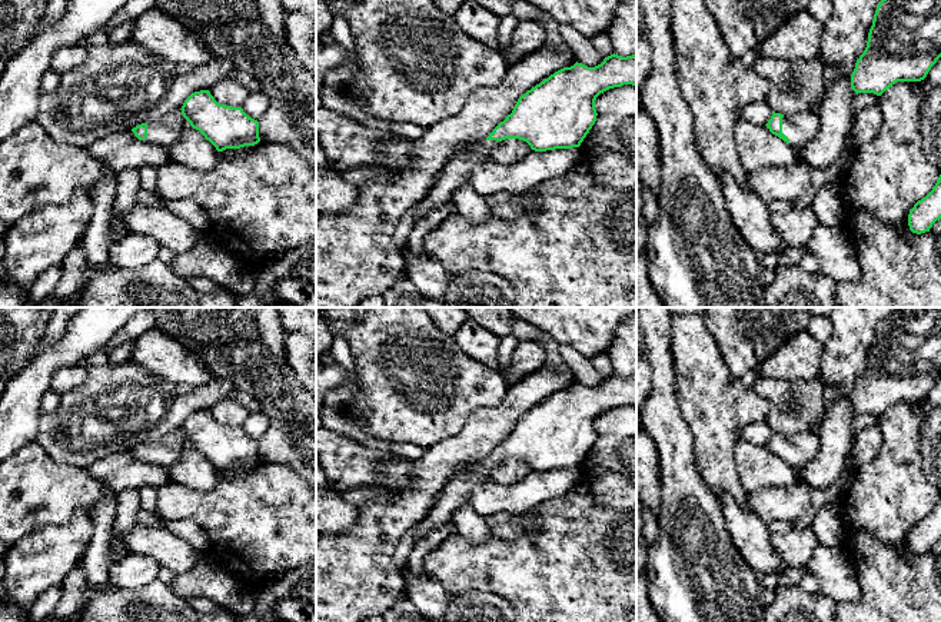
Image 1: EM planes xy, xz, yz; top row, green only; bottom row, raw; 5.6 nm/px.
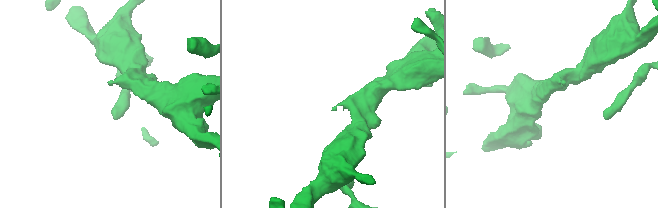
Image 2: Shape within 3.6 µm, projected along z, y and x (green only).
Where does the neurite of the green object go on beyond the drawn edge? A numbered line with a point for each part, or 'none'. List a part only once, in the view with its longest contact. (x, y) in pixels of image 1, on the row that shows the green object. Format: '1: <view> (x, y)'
1: yz (800, 130)

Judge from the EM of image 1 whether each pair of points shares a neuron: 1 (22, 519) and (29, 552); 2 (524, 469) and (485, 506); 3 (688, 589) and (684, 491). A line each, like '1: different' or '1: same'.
1: different
2: different
3: same

